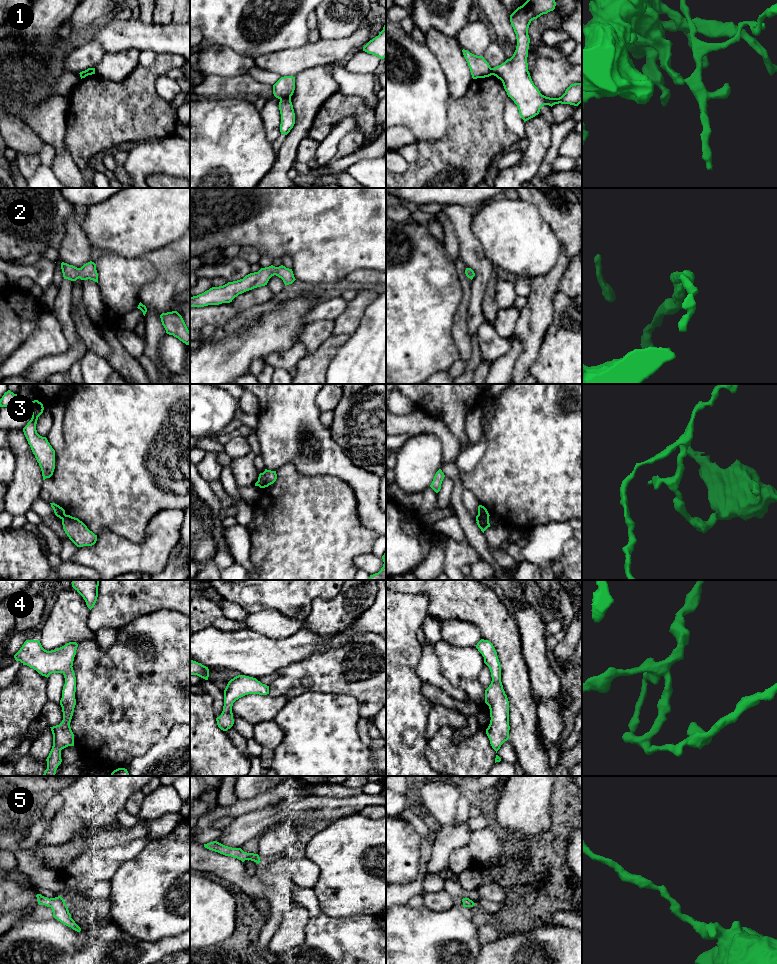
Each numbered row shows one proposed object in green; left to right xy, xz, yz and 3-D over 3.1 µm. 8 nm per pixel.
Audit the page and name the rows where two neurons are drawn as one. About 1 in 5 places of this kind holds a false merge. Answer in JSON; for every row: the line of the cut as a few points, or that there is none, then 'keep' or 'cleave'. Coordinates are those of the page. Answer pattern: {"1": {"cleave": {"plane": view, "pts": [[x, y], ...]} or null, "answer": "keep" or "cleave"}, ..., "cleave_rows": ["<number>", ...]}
{"1": {"cleave": {"plane": "xz", "pts": [[290, 97], [280, 99]]}, "answer": "cleave"}, "2": {"cleave": null, "answer": "keep"}, "3": {"cleave": {"plane": "yz", "pts": [[478, 513], [488, 517]]}, "answer": "cleave"}, "4": {"cleave": null, "answer": "keep"}, "5": {"cleave": null, "answer": "keep"}, "cleave_rows": ["1", "3"]}

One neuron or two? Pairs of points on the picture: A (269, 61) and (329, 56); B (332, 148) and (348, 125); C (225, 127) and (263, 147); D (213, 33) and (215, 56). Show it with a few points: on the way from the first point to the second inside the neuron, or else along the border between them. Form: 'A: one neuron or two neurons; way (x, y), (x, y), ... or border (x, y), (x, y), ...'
A: one neuron; way (284, 61), (314, 56)
B: one neuron; way (332, 142), (342, 130)
C: one neuron; way (234, 136), (245, 147), (254, 147)
D: two neurons; border (200, 50), (226, 46), (237, 52)

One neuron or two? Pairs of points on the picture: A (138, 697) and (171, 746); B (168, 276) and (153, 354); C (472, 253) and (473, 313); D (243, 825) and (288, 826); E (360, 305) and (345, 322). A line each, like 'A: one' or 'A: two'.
A: two
B: one
C: one
D: two
E: one

